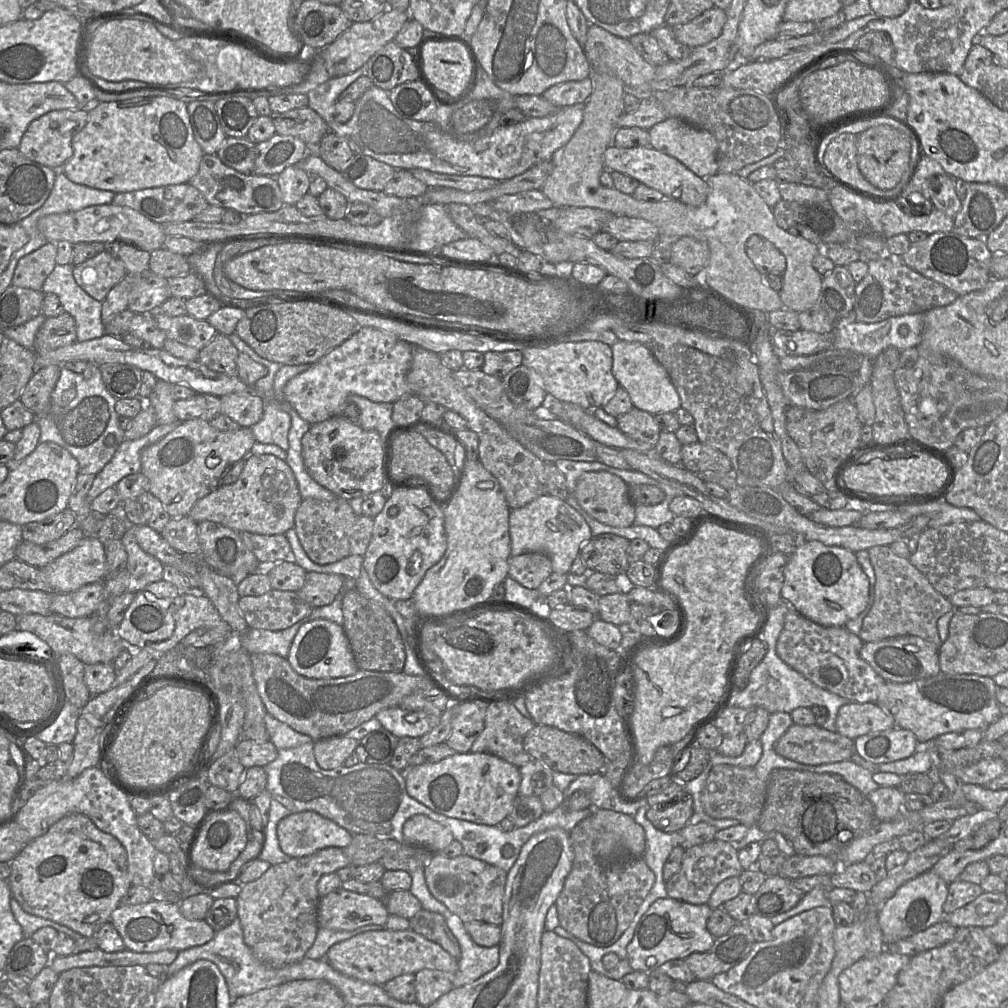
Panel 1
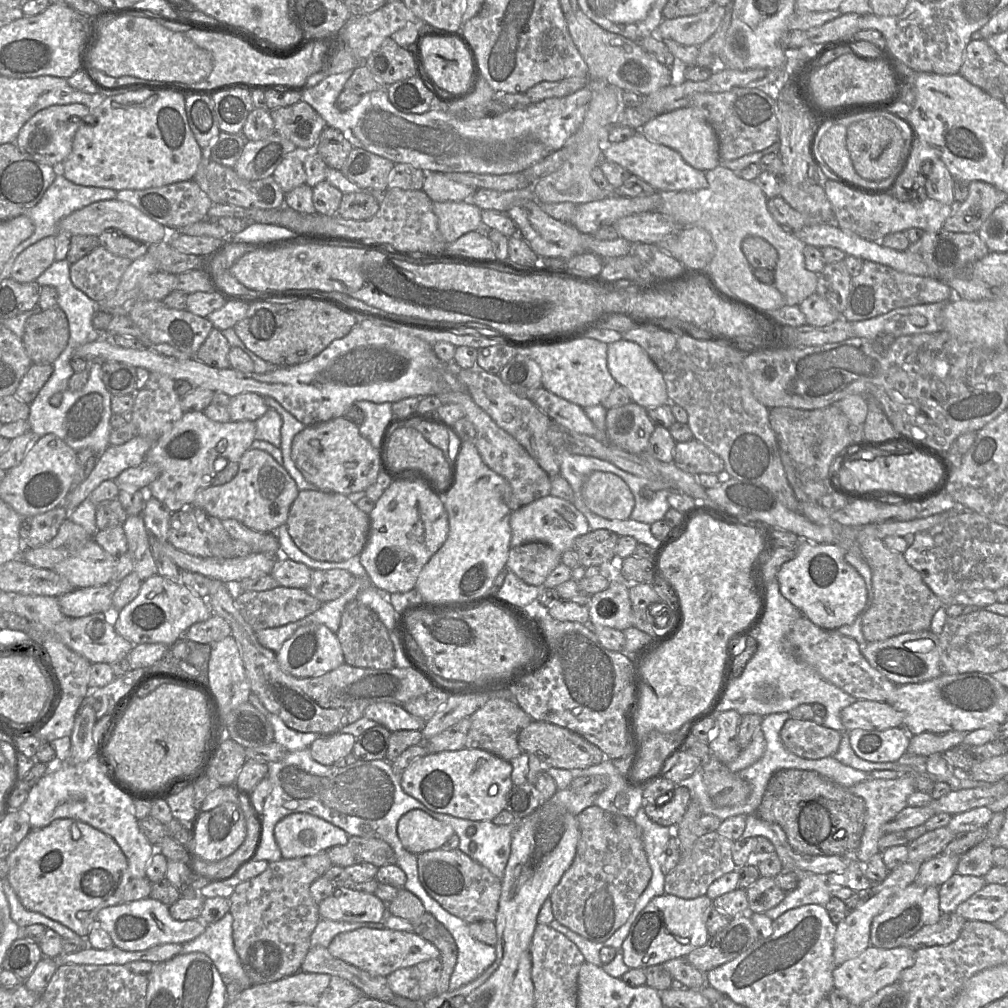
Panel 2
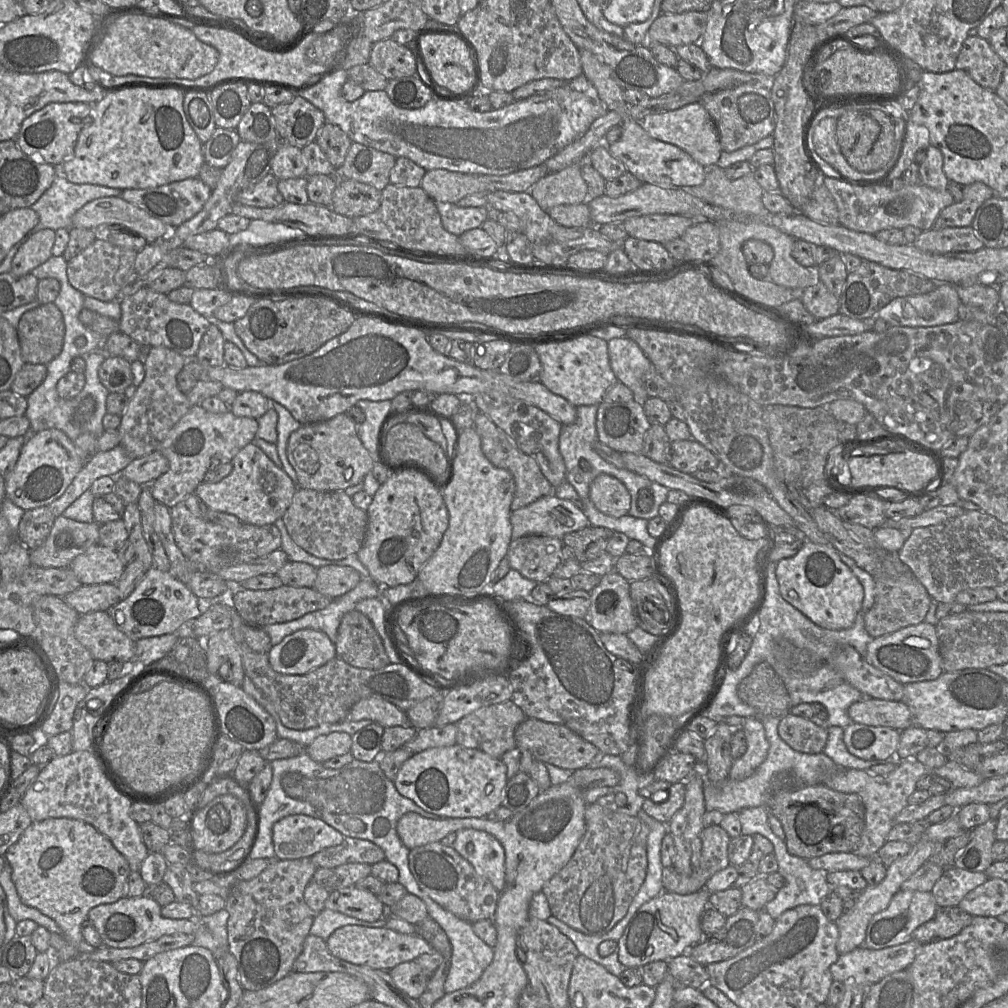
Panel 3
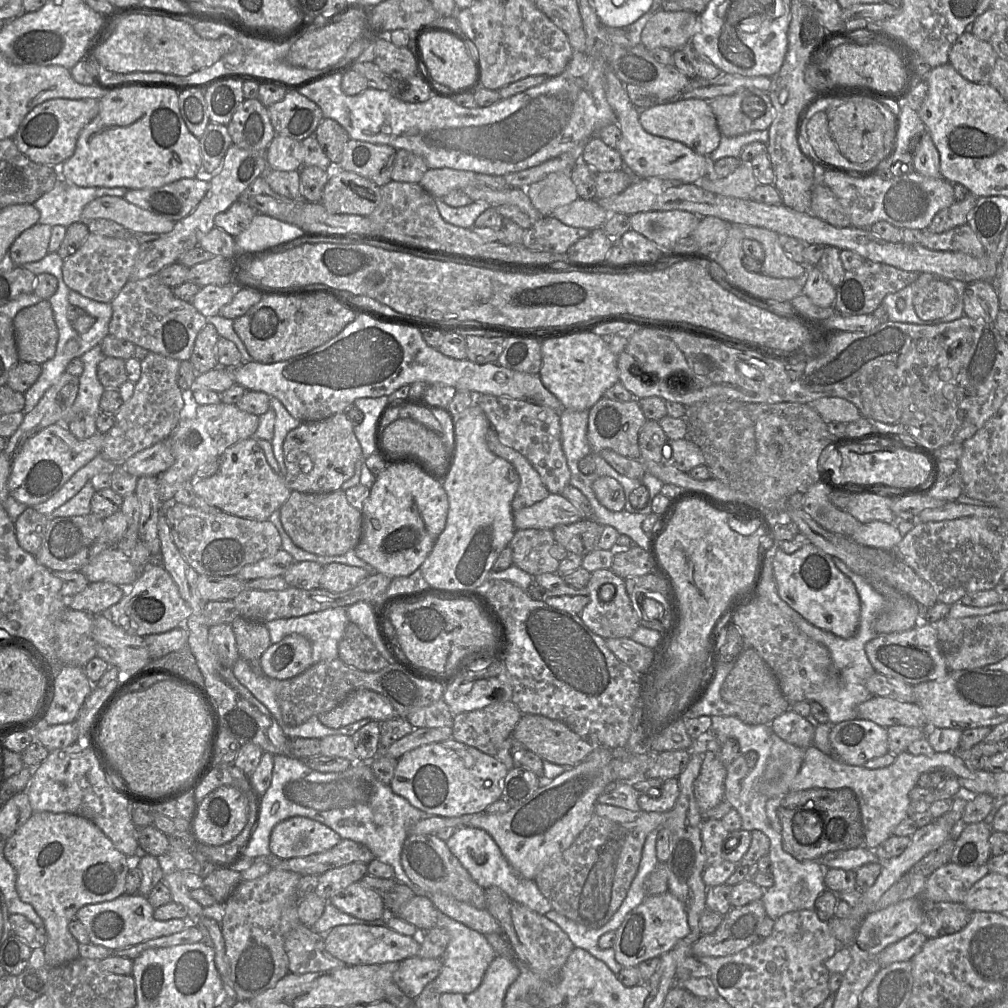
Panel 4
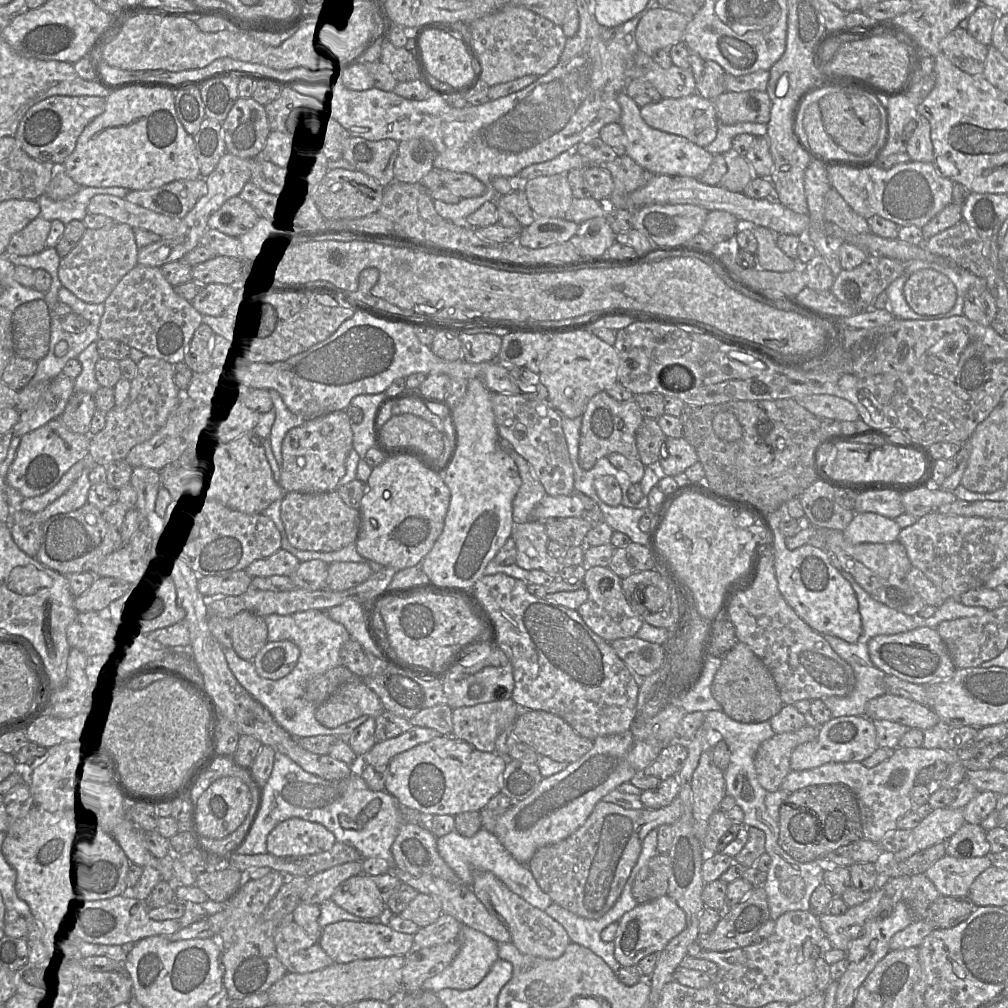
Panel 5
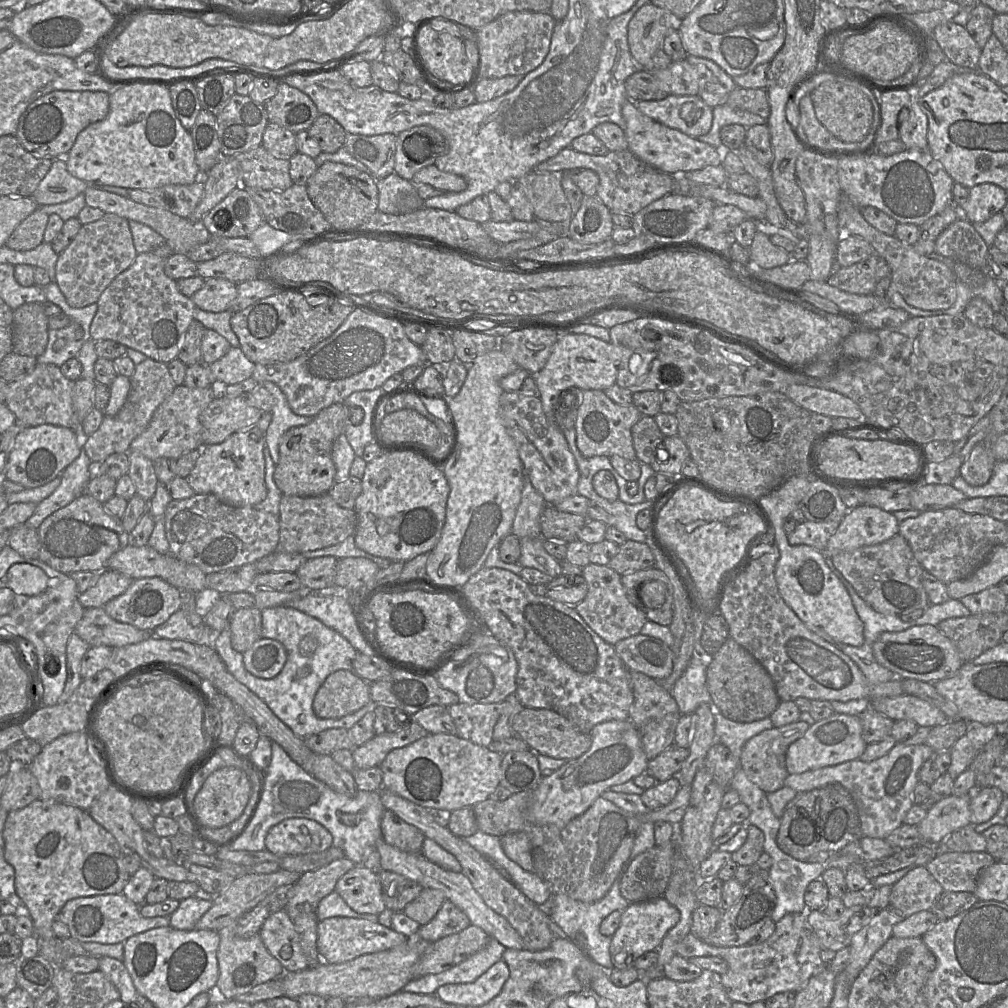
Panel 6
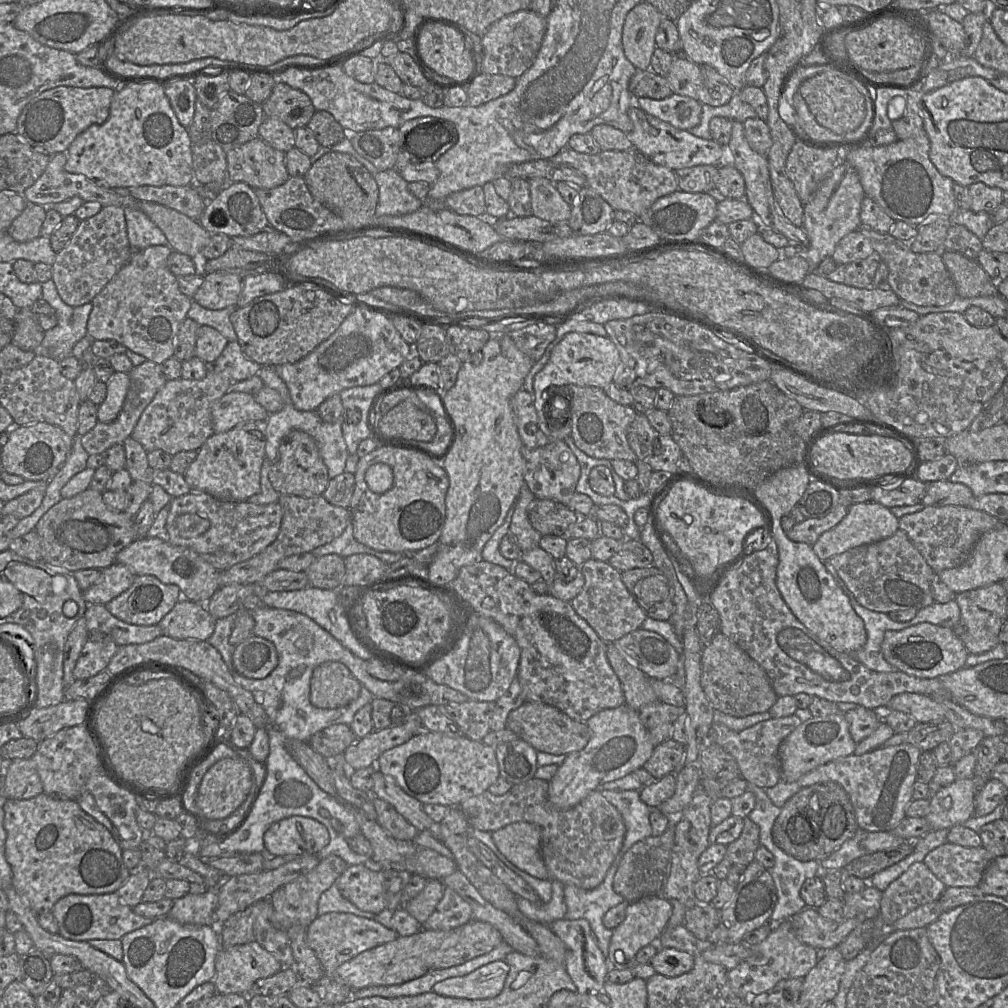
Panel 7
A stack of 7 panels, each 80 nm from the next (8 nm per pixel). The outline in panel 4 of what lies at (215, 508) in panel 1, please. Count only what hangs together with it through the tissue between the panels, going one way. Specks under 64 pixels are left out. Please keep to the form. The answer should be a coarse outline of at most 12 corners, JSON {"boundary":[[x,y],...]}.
{"boundary":[[255,437],[194,480],[195,494],[222,512],[266,521],[291,490]]}

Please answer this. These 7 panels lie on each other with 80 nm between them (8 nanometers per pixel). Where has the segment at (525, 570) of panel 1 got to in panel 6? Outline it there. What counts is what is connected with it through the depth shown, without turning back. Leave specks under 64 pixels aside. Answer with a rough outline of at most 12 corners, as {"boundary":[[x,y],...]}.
{"boundary":[[543,537],[522,538],[519,565],[552,578],[559,561],[543,546]]}

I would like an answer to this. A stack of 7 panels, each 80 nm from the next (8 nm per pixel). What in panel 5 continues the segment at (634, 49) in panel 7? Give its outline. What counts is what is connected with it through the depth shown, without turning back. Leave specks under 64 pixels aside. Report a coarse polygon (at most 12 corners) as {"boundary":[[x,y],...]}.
{"boundary":[[659,6],[636,28],[652,56],[682,42],[689,16]]}

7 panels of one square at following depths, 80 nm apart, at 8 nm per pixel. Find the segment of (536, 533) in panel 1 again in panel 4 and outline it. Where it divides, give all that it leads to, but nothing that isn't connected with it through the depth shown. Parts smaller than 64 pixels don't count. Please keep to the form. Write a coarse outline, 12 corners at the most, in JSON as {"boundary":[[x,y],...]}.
{"boundary":[[561,494],[513,512],[516,530],[548,529],[583,519]]}

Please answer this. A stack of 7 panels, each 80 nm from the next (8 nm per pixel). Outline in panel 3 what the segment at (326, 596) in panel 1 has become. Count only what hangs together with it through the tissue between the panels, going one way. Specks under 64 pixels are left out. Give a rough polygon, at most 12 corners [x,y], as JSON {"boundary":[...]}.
{"boundary":[[351,566],[317,569],[313,588],[336,599],[362,579]]}

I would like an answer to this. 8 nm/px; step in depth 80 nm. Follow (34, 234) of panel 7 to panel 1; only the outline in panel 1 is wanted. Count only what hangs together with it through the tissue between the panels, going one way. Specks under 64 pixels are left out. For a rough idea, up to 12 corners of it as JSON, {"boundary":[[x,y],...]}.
{"boundary":[[56,244],[23,256],[12,284],[41,291],[56,266]]}

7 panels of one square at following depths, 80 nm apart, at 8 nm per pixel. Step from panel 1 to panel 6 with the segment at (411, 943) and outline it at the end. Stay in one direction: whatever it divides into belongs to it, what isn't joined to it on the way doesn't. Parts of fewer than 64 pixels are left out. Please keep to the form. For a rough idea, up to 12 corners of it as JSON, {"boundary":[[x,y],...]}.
{"boundary":[[349,917],[318,922],[322,961],[340,964],[407,936]]}

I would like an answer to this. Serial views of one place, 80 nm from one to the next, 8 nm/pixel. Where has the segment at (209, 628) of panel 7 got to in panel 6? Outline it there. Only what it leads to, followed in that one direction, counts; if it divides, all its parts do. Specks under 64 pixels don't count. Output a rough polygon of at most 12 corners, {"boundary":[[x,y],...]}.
{"boundary":[[179,609],[152,635],[211,644],[214,633]]}

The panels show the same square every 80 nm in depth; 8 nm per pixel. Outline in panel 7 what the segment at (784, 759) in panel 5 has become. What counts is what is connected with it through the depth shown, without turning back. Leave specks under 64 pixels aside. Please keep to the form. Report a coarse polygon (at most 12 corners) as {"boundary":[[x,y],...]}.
{"boundary":[[770,718],[737,732],[713,722],[707,743],[736,760],[742,778],[781,781],[779,746],[801,723]]}

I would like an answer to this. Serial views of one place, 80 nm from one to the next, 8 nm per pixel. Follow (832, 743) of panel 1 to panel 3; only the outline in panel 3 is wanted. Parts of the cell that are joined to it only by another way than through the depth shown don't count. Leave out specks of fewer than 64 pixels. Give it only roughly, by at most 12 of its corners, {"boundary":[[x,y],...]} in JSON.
{"boundary":[[791,713],[778,733],[792,749],[822,753],[826,728]]}

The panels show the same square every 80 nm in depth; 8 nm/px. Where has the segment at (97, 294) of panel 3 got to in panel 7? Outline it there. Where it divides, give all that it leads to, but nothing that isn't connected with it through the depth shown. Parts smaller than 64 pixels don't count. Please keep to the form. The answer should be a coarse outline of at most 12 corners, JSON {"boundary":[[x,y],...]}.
{"boundary":[[103,206],[56,254],[67,305],[91,303],[131,257],[124,209]]}

